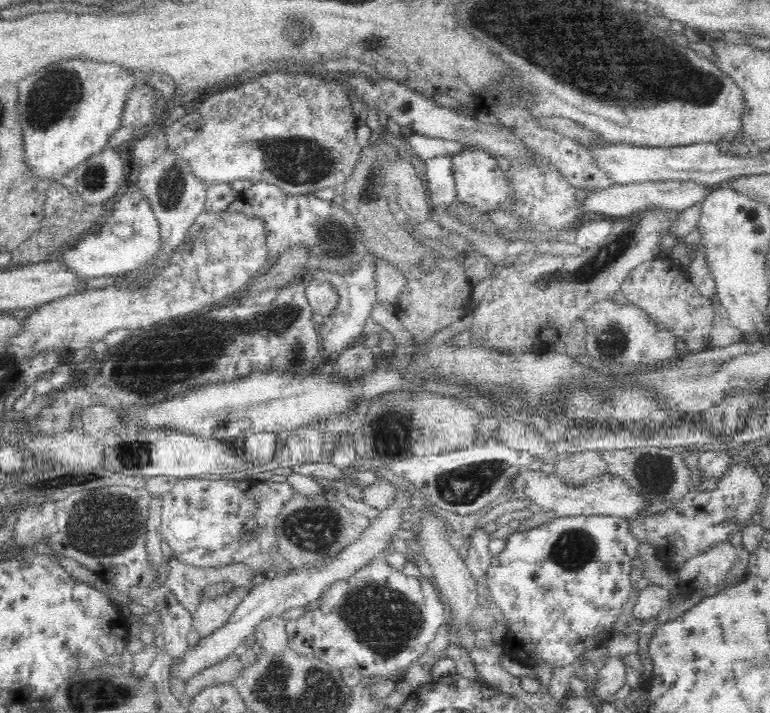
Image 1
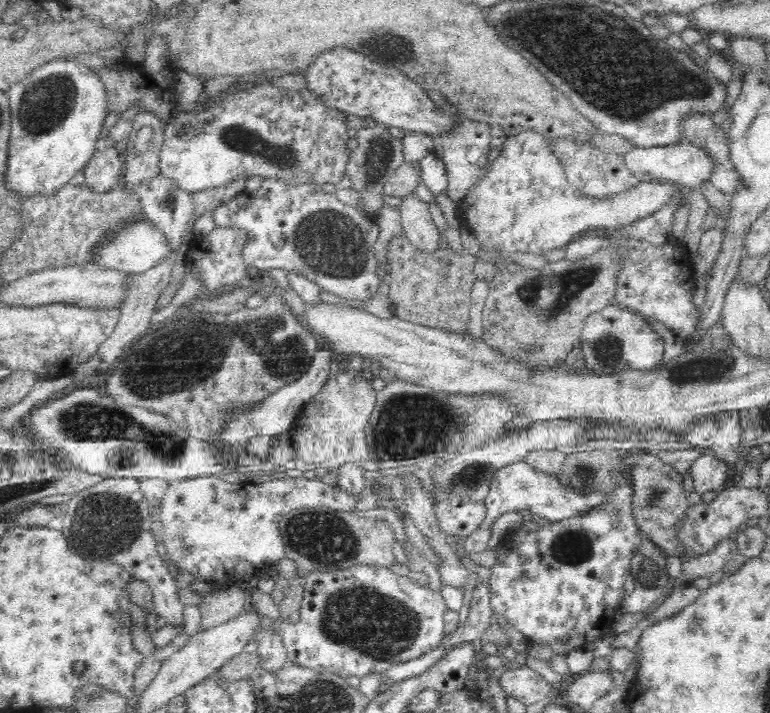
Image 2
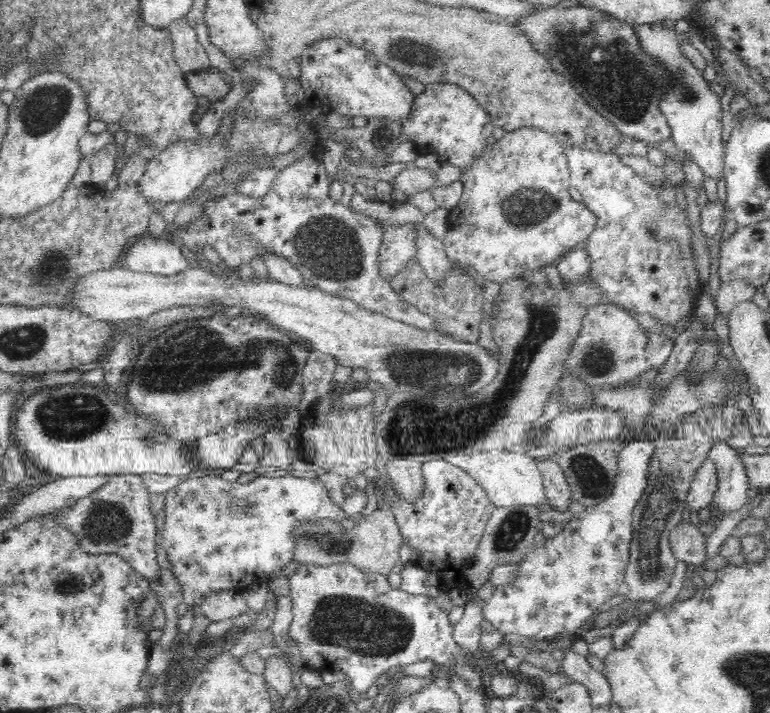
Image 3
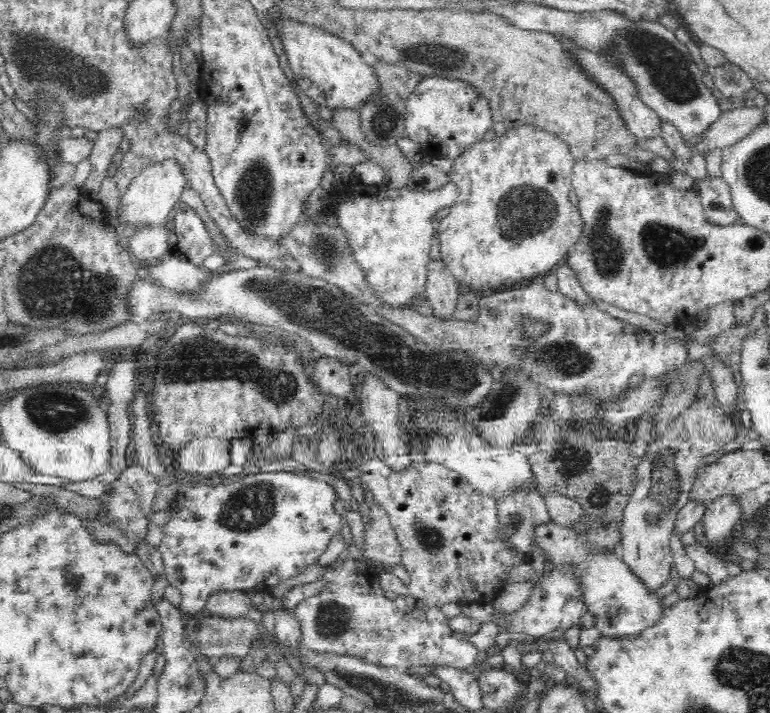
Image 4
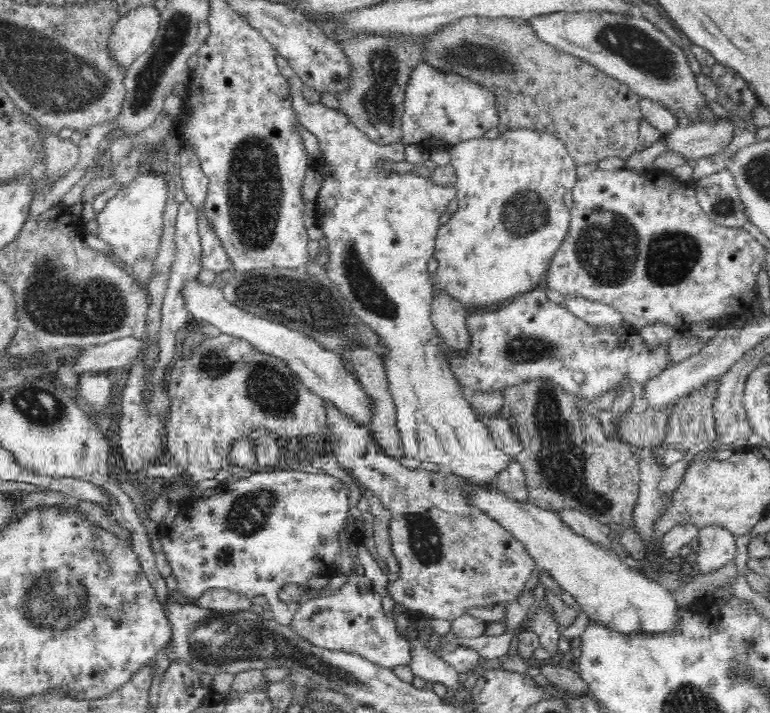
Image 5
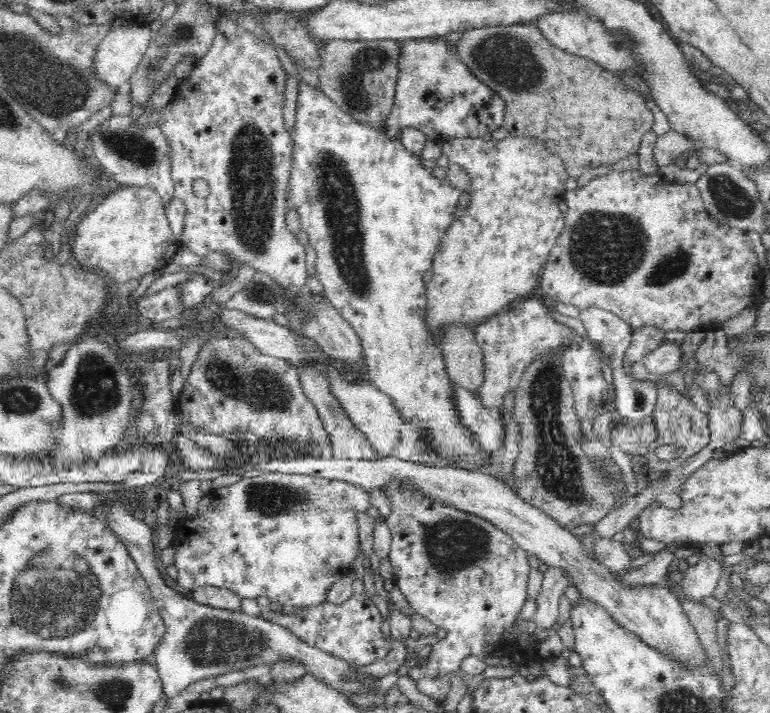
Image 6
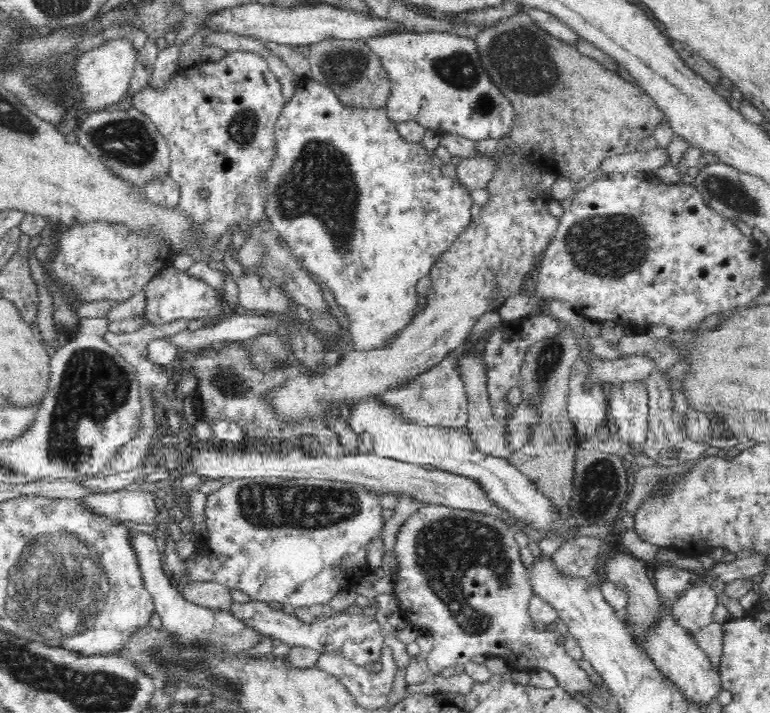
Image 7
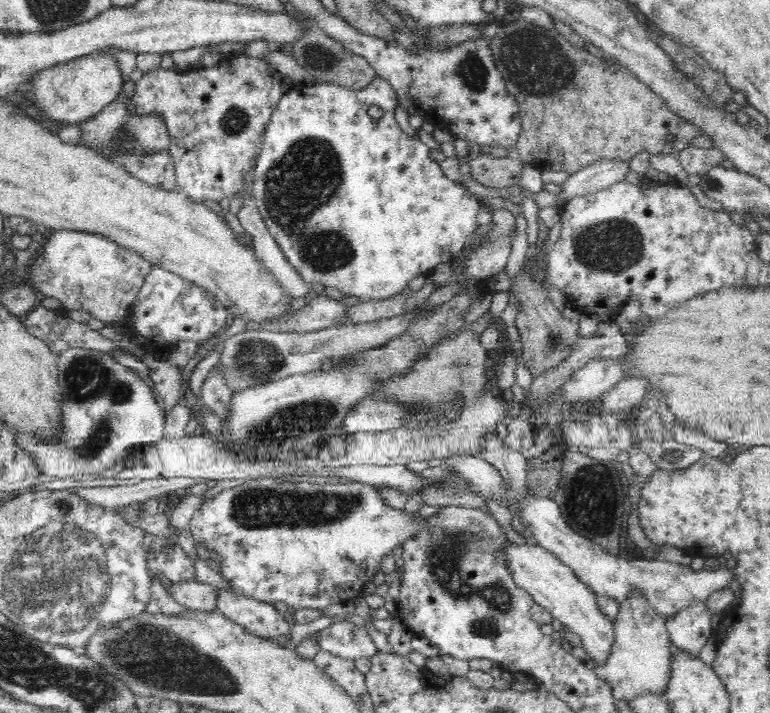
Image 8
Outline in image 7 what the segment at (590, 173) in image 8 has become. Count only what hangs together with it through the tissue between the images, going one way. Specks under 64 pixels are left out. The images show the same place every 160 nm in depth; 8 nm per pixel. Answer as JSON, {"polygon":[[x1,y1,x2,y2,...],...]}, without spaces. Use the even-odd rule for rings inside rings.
{"polygon":[[657,145,652,150,640,151,612,156,602,162,600,171,603,174,612,174,615,172,631,171,634,174,639,172,650,172,670,164,670,154,666,148]]}

